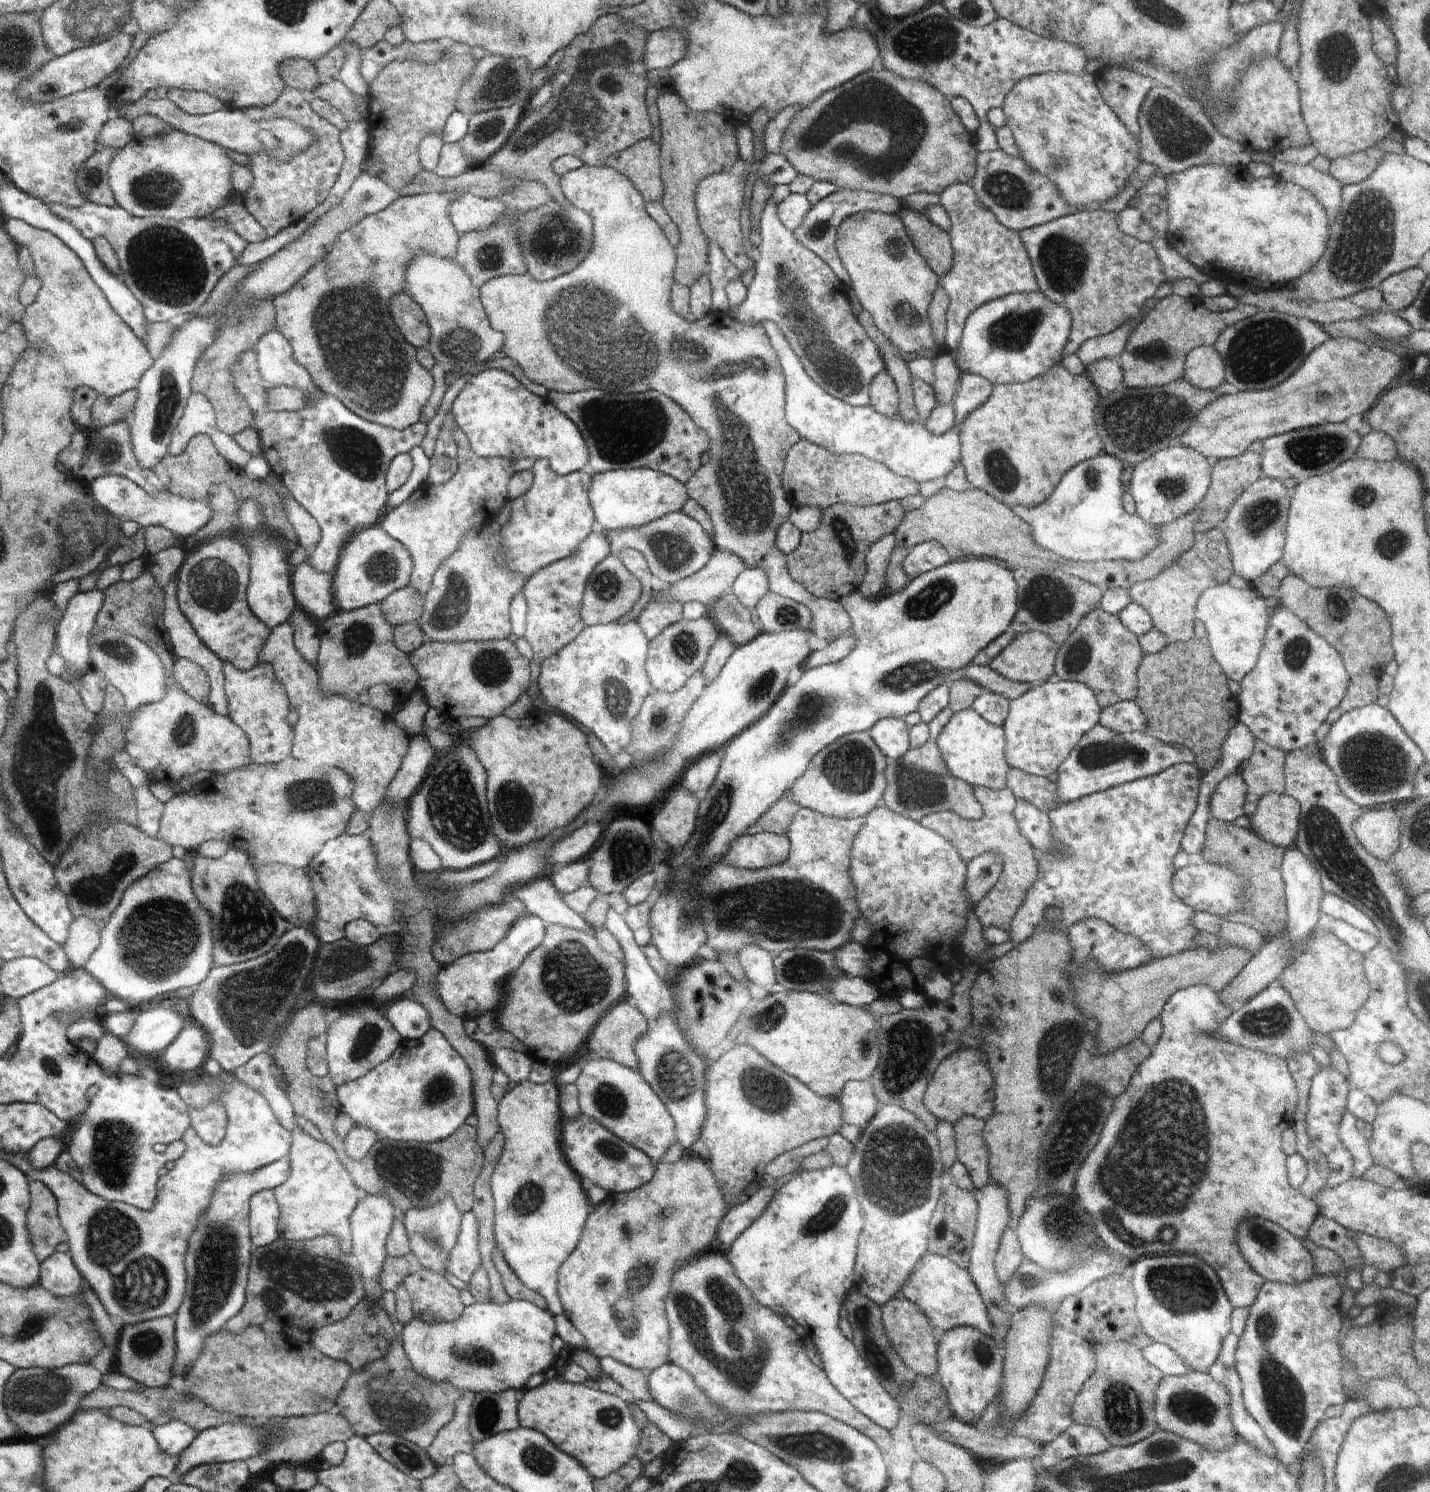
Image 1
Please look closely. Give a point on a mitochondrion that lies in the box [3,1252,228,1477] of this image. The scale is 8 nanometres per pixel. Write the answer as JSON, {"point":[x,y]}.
{"point":[32,1394]}

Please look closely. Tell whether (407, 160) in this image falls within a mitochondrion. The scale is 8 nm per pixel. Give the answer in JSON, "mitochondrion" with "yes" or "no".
{"mitochondrion":"no"}

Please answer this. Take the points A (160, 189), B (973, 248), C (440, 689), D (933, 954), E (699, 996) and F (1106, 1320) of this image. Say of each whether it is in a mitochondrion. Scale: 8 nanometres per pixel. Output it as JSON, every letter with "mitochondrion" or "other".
{"A":"mitochondrion","B":"other","C":"other","D":"other","E":"other","F":"other"}

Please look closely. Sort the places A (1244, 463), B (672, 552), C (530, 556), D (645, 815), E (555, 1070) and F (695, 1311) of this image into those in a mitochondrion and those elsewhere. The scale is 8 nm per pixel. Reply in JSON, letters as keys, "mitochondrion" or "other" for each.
{"A":"other","B":"mitochondrion","C":"mitochondrion","D":"other","E":"other","F":"mitochondrion"}

